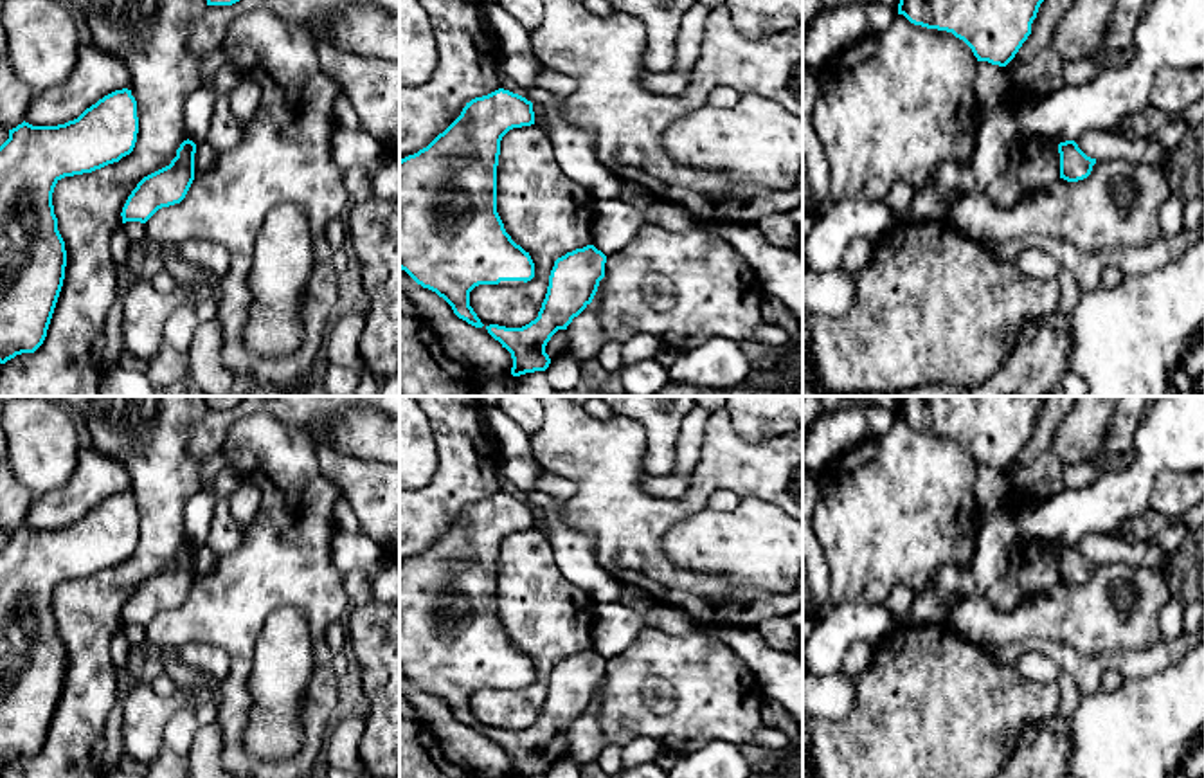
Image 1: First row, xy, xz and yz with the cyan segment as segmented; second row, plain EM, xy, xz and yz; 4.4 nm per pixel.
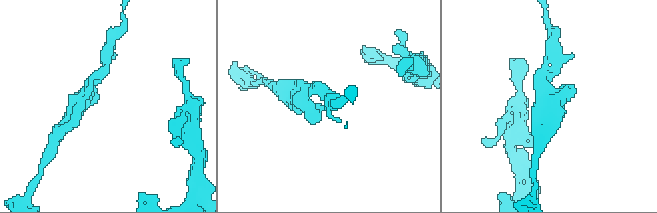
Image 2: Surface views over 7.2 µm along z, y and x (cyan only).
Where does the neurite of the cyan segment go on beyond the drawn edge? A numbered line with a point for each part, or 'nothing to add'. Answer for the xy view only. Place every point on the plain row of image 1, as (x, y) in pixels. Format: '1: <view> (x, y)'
nothing to add

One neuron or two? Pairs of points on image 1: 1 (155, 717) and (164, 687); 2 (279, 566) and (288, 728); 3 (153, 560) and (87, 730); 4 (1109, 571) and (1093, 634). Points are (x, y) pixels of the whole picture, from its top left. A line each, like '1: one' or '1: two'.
1: two
2: two
3: one
4: one

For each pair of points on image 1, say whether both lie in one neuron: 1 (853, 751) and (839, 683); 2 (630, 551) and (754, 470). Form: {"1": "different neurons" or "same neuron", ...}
{"1": "different neurons", "2": "same neuron"}

